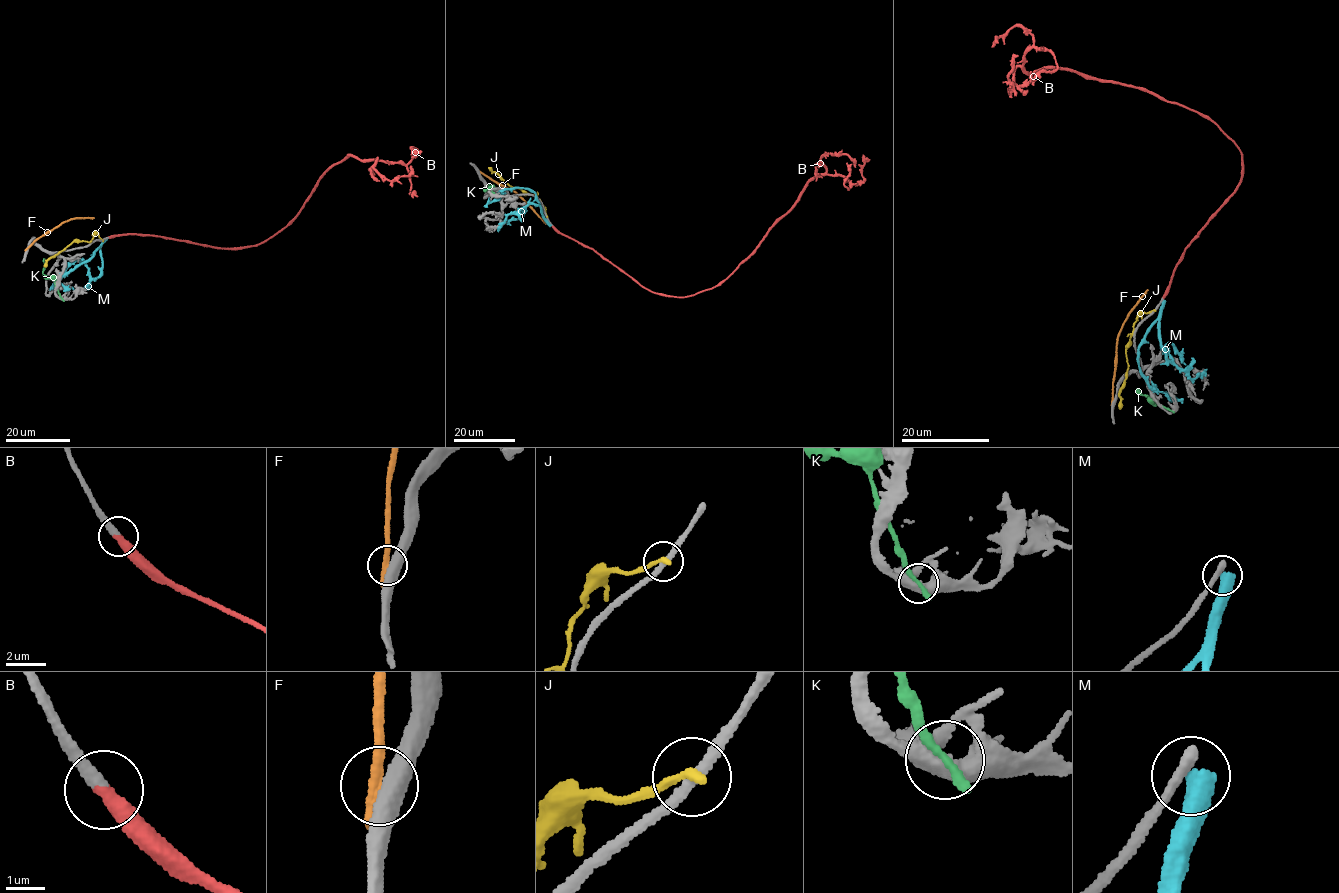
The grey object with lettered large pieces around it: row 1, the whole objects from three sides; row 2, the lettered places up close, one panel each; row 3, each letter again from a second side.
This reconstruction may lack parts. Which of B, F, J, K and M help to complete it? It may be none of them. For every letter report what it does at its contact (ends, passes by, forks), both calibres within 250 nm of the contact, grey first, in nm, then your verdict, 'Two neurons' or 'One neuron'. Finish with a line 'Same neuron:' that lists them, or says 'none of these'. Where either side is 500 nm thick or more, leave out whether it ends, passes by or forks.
B: It ends there. Thickness 320 nm (grey) against 440 nm. One neuron
F: It ends there. Thickness 480 nm (grey) against 400 nm. Two neurons
J: It ends there. Thickness 240 nm (grey) against 240 nm. Two neurons
K: It ends there. Thickness 480 nm (grey) against 280 nm. Two neurons
M: Thickness 380 nm (grey) against 550 nm. Two neurons
Same neuron: B

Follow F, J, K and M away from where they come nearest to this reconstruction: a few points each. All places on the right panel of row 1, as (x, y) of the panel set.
F: (1112, 401), (1117, 338), (1147, 290)
J: (1154, 310), (1140, 314), (1130, 336), (1131, 342), (1126, 353), (1128, 368), (1119, 395), (1119, 409)
K: (1172, 411), (1136, 389)
M: (1163, 301), (1159, 315), (1159, 345), (1168, 362), (1172, 360), (1167, 346), (1171, 344), (1185, 365)

